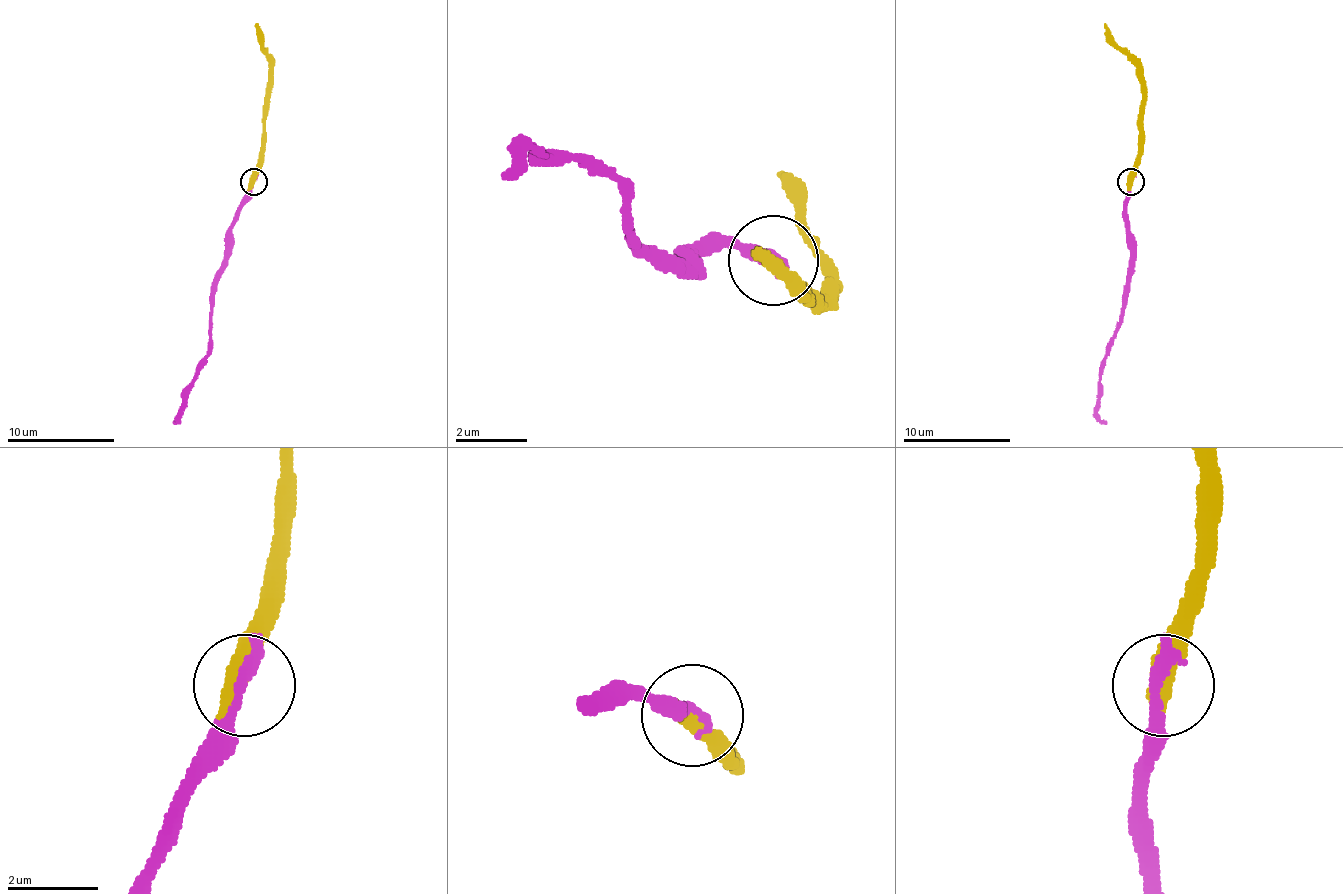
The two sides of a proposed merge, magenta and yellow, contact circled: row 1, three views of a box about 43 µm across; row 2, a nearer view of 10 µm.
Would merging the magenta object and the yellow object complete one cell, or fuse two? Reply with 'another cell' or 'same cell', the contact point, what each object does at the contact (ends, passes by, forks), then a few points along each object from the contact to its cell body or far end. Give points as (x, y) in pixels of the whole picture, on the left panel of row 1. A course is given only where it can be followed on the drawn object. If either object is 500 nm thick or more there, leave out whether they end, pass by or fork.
same cell; at (254, 182); magenta runs (253, 183), (250, 199), (234, 223), (213, 295), (210, 346), (181, 419), (172, 424); yellow runs (253, 183), (264, 132), (269, 64), (256, 24)

